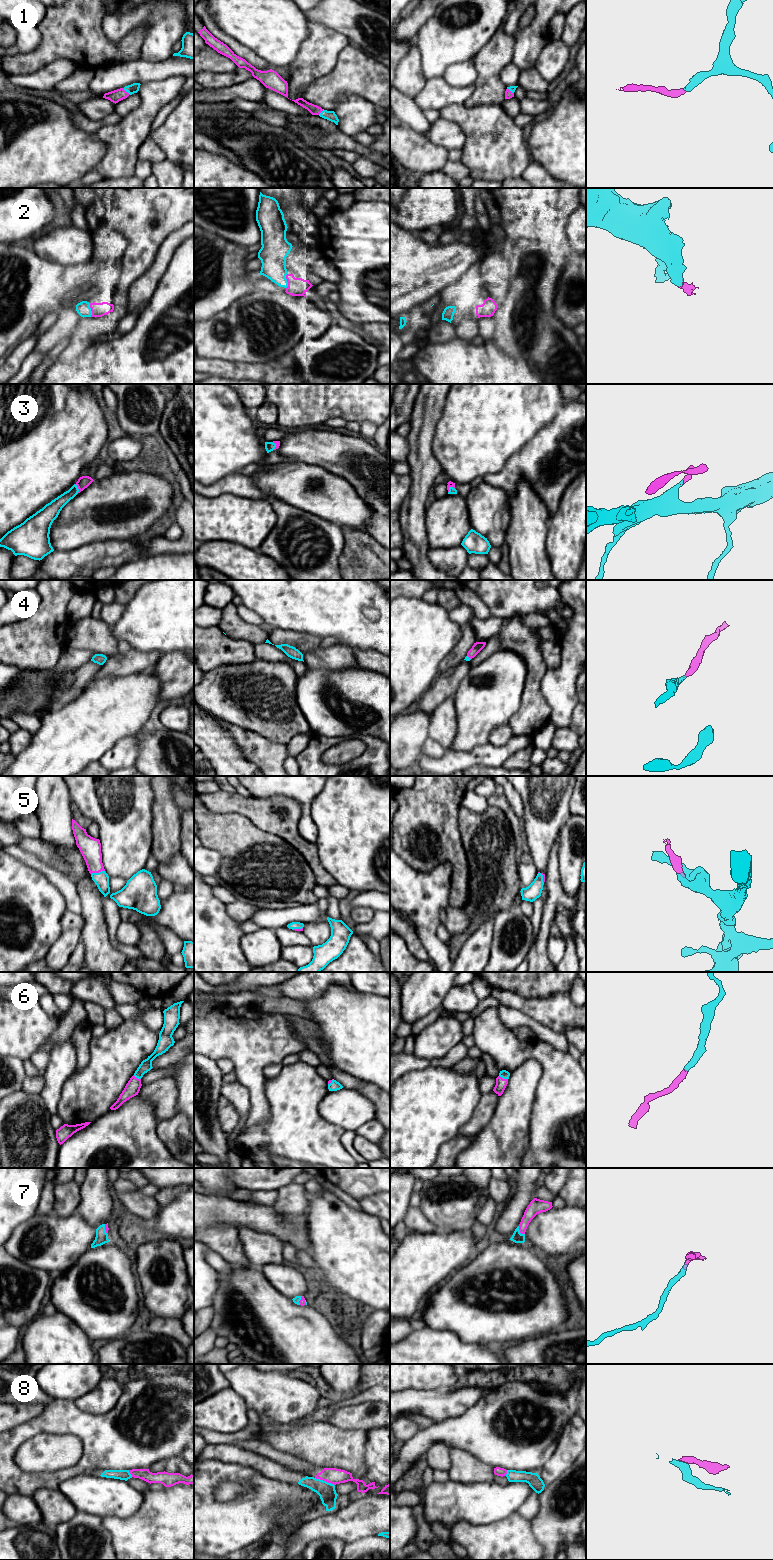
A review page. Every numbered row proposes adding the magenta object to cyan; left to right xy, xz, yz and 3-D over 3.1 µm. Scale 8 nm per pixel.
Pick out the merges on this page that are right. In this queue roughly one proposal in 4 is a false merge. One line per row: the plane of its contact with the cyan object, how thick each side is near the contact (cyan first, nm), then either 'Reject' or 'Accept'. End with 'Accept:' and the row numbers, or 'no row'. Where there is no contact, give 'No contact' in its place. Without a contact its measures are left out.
1: Touches cyan in xy. Thickness 80 nm (cyan) against 100 nm. Accept
2: Touches cyan in xy. Thickness 110 nm (cyan) against 110 nm. Accept
3: Touches cyan in xy. Thickness 120 nm (cyan) against 100 nm. Accept
4: Touches cyan in yz. Thickness 40 nm (cyan) against 80 nm. Accept
5: Touches cyan in xy. Thickness 120 nm (cyan) against 170 nm. Accept
6: Touches cyan in yz. Thickness 70 nm (cyan) against 90 nm. Accept
7: Touches cyan in yz. Thickness 90 nm (cyan) against 120 nm. Accept
8: Touches cyan in xz. Thickness 140 nm (cyan) against 130 nm. Reject
Accept: 1, 2, 3, 4, 5, 6, 7

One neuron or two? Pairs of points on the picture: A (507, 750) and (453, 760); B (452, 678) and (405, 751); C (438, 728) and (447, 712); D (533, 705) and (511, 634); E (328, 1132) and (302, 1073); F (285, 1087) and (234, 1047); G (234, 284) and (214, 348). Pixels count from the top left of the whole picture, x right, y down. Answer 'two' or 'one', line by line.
A: one
B: one
C: one
D: one
E: one
F: two
G: two

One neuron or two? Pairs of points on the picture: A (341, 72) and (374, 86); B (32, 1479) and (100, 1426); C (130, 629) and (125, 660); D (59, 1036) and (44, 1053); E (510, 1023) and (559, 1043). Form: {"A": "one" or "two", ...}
{"A": "one", "B": "one", "C": "two", "D": "one", "E": "one"}

